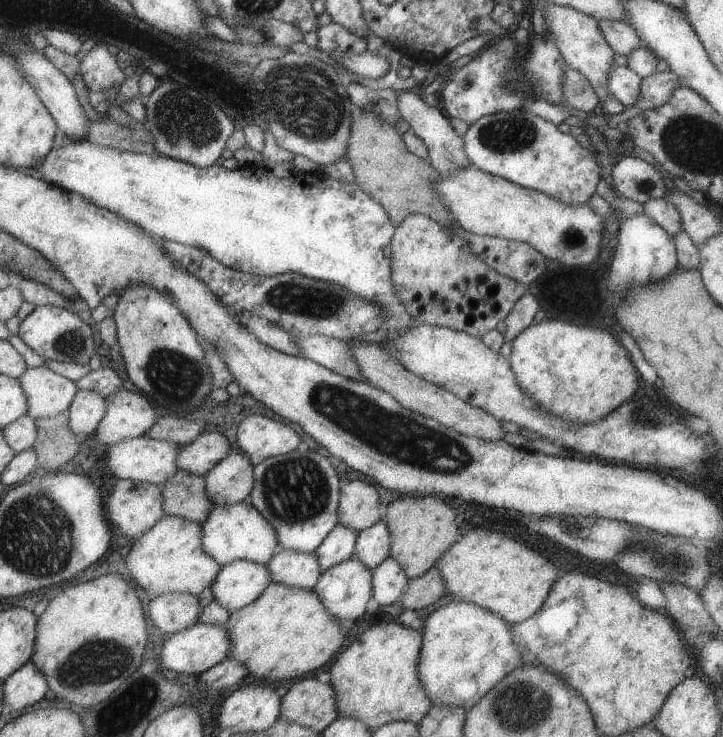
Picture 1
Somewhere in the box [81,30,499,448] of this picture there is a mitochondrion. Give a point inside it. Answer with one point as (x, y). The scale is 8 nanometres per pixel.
(296, 95)

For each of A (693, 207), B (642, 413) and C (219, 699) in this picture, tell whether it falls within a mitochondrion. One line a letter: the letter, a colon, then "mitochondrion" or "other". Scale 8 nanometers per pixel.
A: other
B: mitochondrion
C: other

